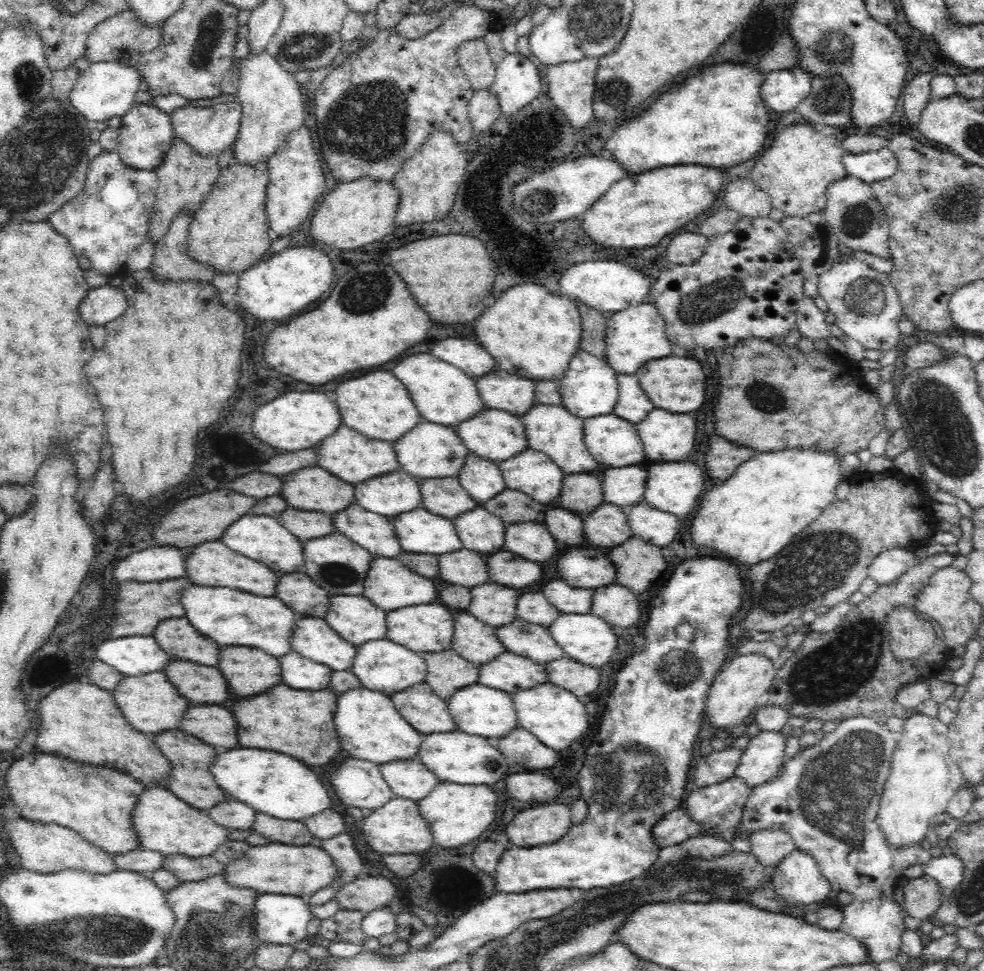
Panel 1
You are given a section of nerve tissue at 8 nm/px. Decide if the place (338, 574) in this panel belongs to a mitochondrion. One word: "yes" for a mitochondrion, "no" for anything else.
yes

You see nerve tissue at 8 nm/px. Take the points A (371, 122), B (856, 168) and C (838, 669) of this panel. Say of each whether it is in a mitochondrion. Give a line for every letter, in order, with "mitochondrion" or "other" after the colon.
A: mitochondrion
B: other
C: mitochondrion

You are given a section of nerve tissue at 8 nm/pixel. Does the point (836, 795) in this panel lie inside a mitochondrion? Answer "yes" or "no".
yes

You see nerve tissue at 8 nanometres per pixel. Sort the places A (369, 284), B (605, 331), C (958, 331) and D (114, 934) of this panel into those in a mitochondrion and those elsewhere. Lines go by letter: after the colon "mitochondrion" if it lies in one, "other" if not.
A: mitochondrion
B: other
C: other
D: mitochondrion

